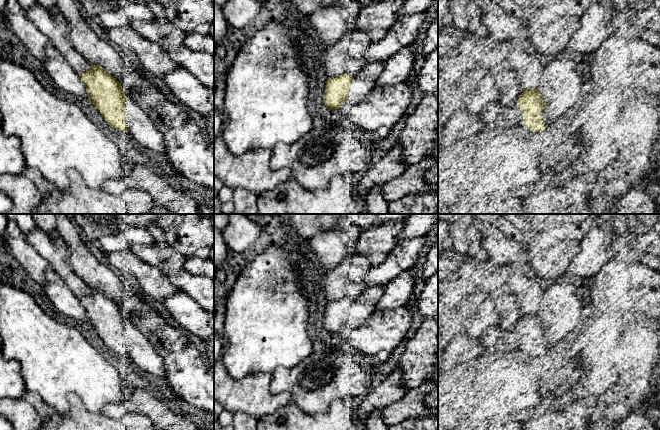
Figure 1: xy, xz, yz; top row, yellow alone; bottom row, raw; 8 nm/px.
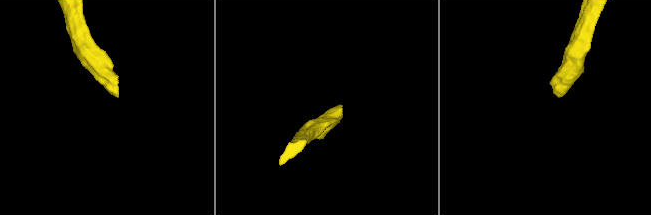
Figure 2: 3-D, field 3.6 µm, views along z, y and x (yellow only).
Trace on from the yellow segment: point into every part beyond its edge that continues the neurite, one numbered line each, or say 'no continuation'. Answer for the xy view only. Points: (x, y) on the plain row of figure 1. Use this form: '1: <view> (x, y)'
1: xy (140, 351)

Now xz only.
1: xz (364, 306)

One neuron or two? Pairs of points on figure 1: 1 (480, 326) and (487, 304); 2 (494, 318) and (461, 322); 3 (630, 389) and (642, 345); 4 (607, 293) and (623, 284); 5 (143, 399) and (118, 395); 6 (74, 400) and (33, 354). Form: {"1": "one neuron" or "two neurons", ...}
{"1": "one neuron", "2": "two neurons", "3": "one neuron", "4": "one neuron", "5": "two neurons", "6": "two neurons"}

